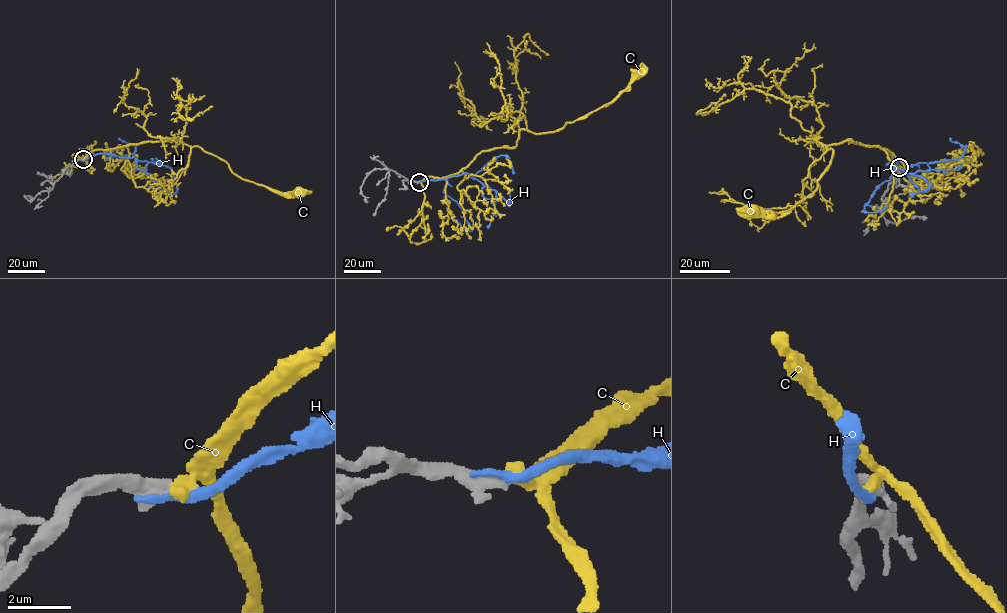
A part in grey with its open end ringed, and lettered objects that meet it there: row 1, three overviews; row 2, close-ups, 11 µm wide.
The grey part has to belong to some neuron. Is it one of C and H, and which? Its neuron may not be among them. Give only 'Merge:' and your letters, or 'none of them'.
Merge: none of them

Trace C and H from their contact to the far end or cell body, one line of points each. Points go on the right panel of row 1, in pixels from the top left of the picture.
C: (898, 167), (893, 153), (878, 146), (849, 140), (831, 144), (831, 163), (808, 197), (788, 211), (753, 212)
H: (898, 168), (896, 159), (886, 164), (891, 166), (890, 179), (875, 190), (862, 211), (881, 211), (887, 205)

